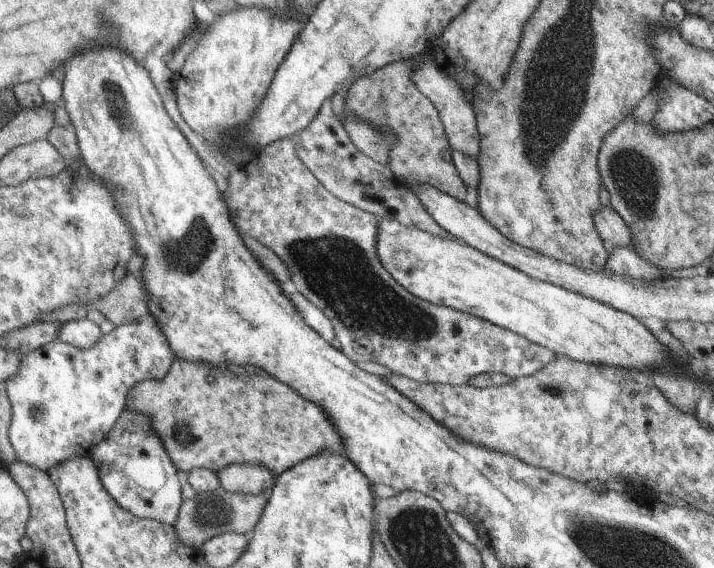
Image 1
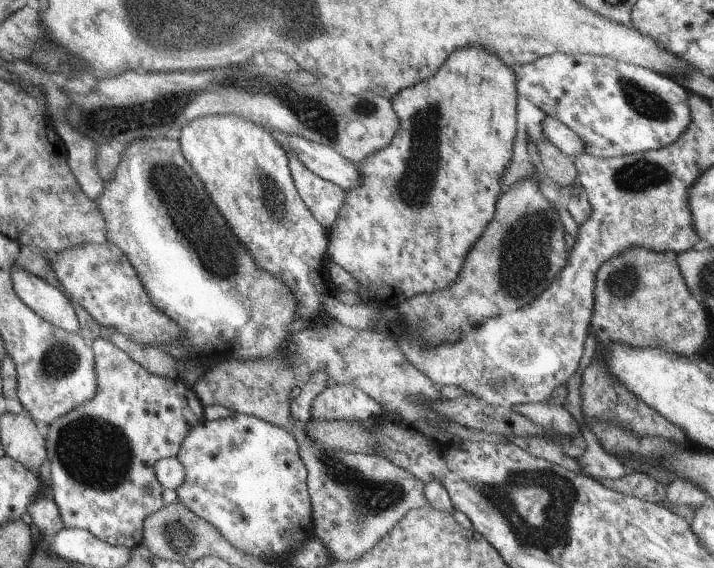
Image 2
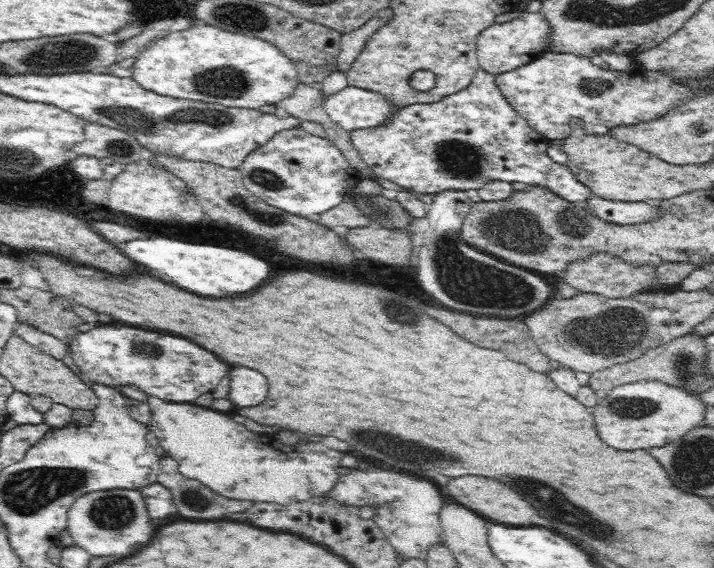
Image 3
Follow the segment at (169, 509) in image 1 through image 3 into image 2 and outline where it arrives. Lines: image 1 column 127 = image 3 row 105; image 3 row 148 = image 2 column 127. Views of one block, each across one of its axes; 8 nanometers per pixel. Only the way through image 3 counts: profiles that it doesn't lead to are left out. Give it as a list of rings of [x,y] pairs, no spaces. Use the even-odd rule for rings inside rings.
[[[98,337],[91,343],[97,357],[98,384],[103,384],[103,392],[50,424],[46,437],[50,493],[62,512],[65,528],[88,530],[101,542],[132,549],[141,544],[142,530],[149,516],[165,506],[155,464],[158,460],[177,456],[182,440],[202,422],[204,412],[194,389],[181,379],[149,374],[108,340]]]

